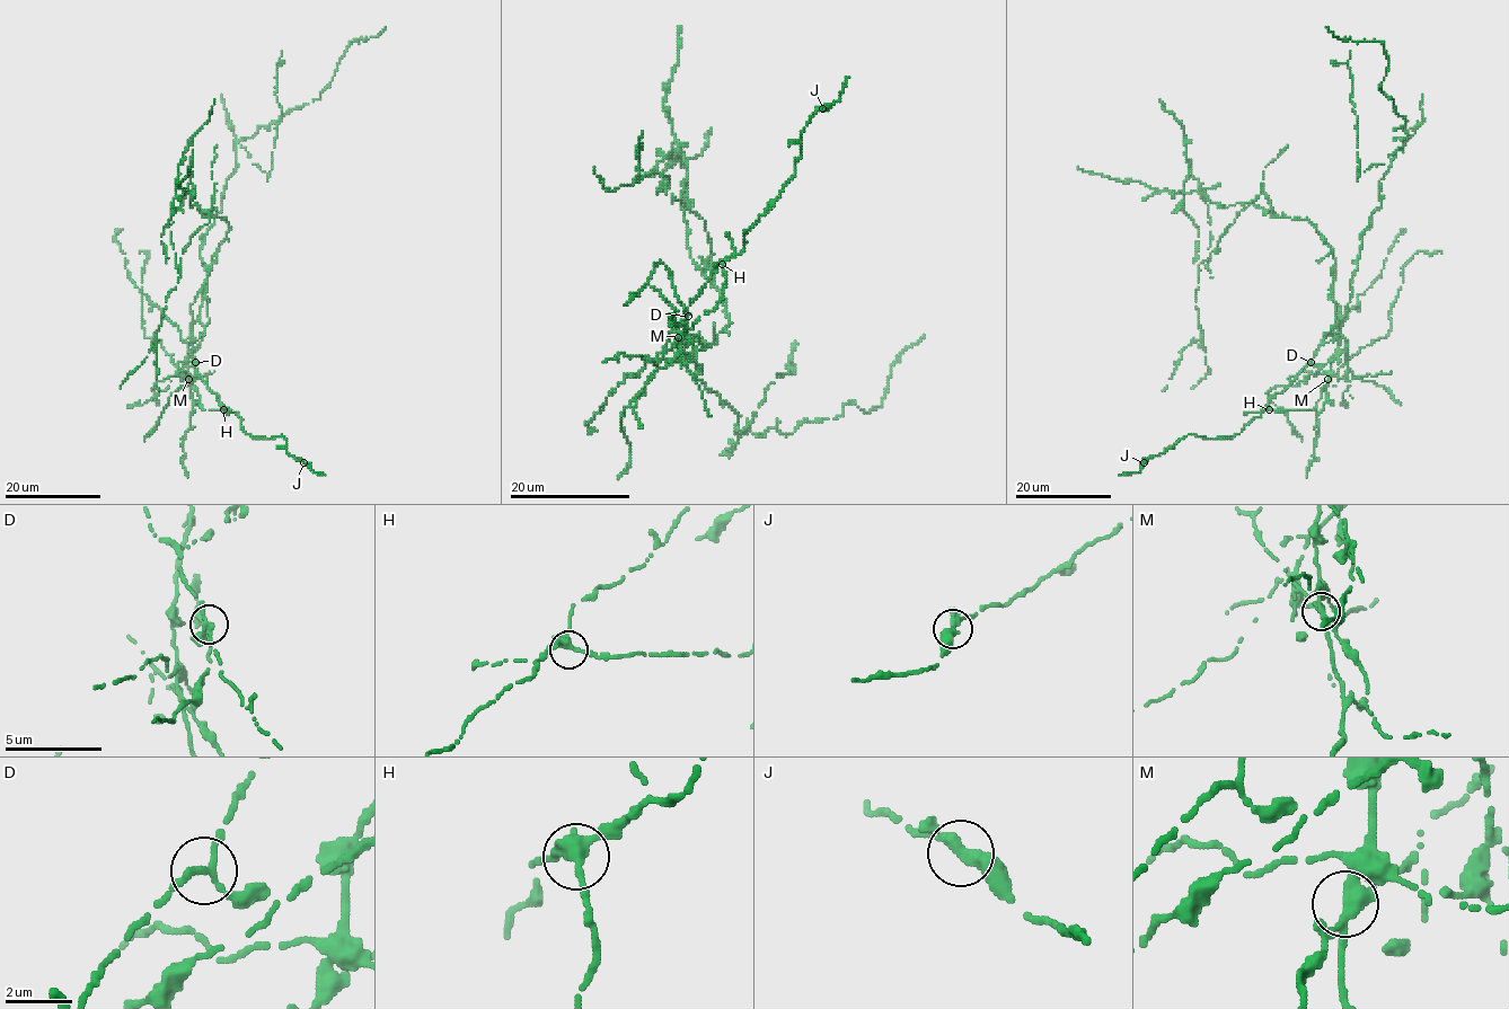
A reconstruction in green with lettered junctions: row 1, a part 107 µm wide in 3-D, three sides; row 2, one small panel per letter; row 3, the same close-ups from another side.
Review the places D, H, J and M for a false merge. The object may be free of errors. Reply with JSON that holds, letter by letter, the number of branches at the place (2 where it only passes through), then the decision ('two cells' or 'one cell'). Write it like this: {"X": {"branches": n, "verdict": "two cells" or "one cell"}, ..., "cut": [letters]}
{"D": {"branches": 3, "verdict": "one cell"}, "H": {"branches": 3, "verdict": "one cell"}, "J": {"branches": 3, "verdict": "one cell"}, "M": {"branches": 3, "verdict": "two cells"}, "cut": ["M"]}

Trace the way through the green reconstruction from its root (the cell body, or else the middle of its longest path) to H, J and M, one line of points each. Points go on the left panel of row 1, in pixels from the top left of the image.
H: (192, 311), (190, 344), (193, 365), (195, 362), (197, 374), (217, 396), (223, 409)
J: (192, 311), (193, 365), (206, 387), (241, 418), (245, 433), (265, 440), (282, 434), (285, 450), (303, 462)
M: (192, 311), (188, 379)

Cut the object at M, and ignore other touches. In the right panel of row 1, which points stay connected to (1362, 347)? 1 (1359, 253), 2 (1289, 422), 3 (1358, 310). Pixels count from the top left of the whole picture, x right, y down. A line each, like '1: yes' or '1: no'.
1: no
2: no
3: yes

